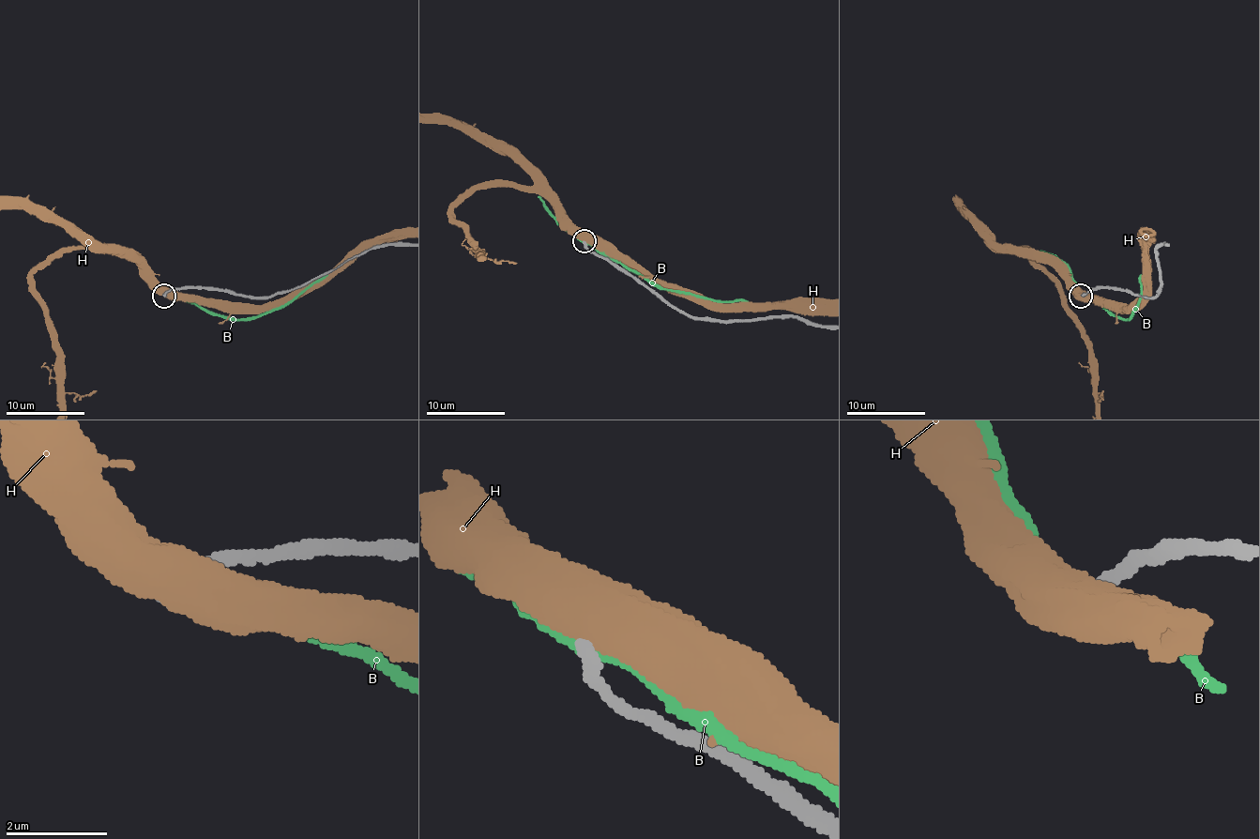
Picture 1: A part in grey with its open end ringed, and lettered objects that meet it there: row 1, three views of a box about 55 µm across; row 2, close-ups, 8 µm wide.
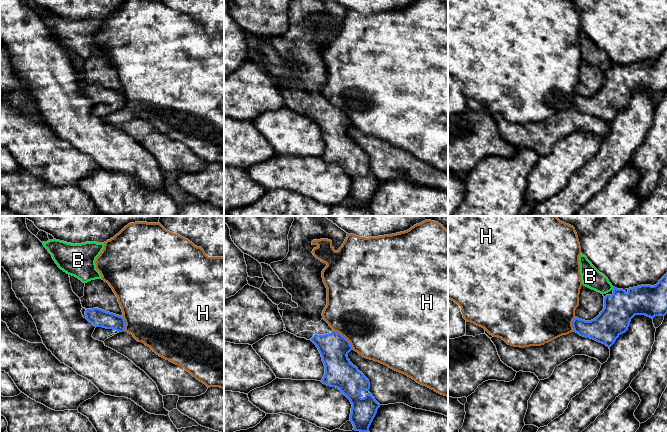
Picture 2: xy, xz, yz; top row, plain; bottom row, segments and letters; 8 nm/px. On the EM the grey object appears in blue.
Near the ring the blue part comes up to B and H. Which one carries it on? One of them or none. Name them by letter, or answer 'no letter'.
no letter

